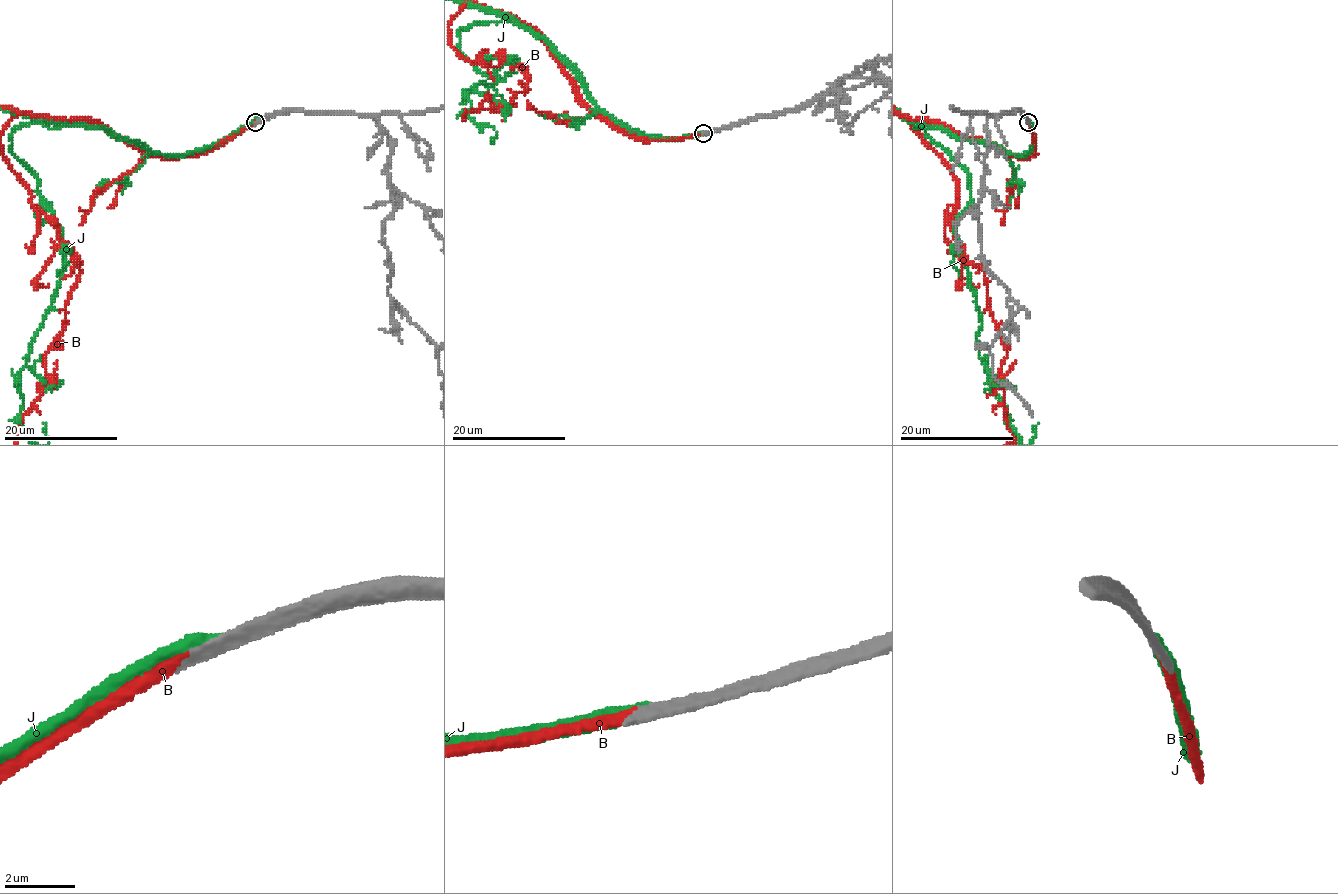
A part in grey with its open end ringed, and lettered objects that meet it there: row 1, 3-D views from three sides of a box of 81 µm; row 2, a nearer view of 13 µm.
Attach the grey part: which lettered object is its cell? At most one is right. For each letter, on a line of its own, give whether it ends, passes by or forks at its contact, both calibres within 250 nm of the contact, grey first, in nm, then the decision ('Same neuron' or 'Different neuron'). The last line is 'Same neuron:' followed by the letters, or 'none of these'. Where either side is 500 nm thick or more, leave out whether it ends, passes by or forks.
B: It ends there. Thickness 340 nm (grey) against 300 nm. Same neuron
J: It ends there. Thickness 400 nm (grey) against 420 nm. Different neuron
Same neuron: B

